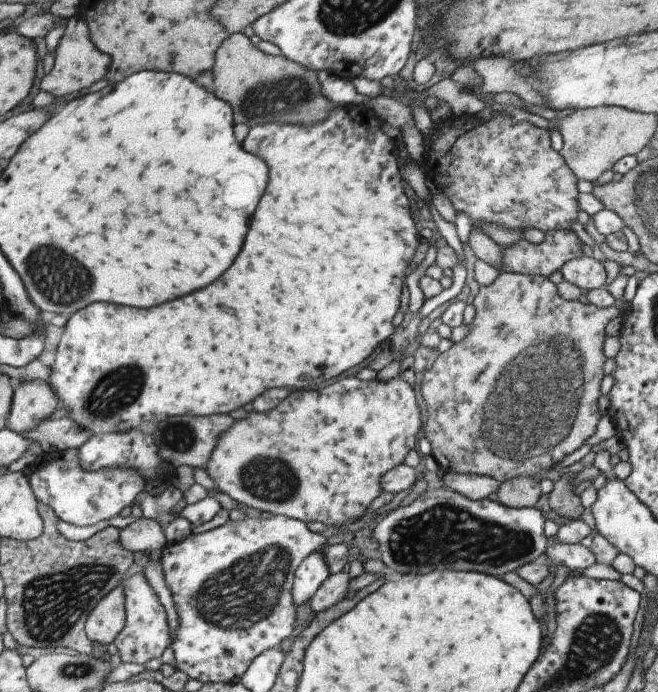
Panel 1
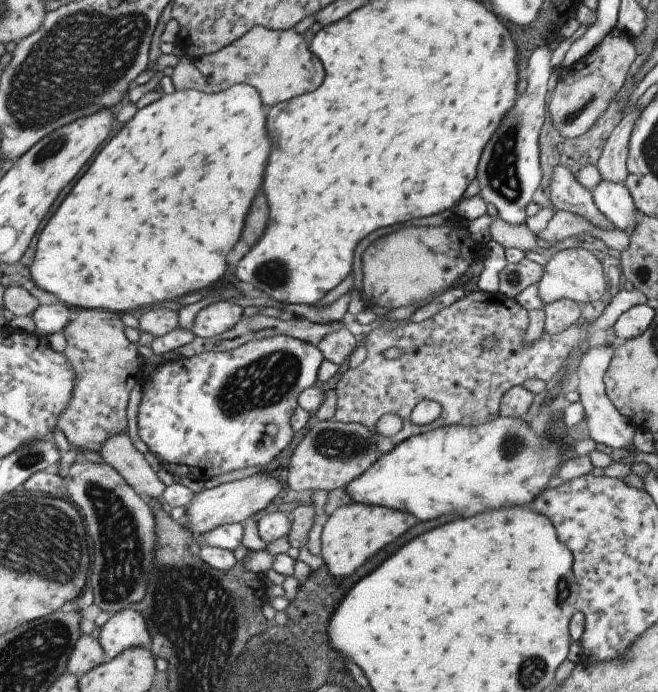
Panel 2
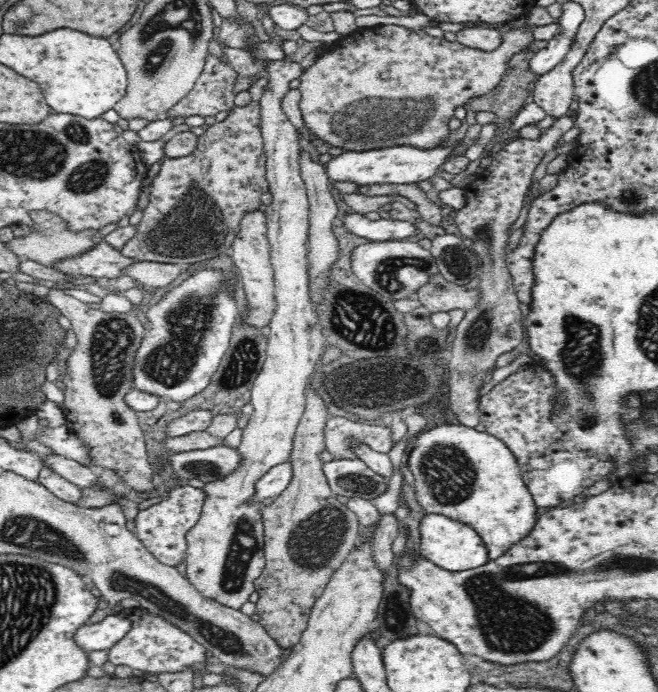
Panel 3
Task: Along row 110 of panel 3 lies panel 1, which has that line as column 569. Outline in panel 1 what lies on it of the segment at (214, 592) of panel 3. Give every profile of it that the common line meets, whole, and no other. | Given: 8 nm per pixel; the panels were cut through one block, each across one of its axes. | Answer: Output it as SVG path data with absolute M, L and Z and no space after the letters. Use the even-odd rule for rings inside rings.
M585 255L566 262L560 272L564 275L564 281L588 291L604 287L607 278L599 258L588 258Z

